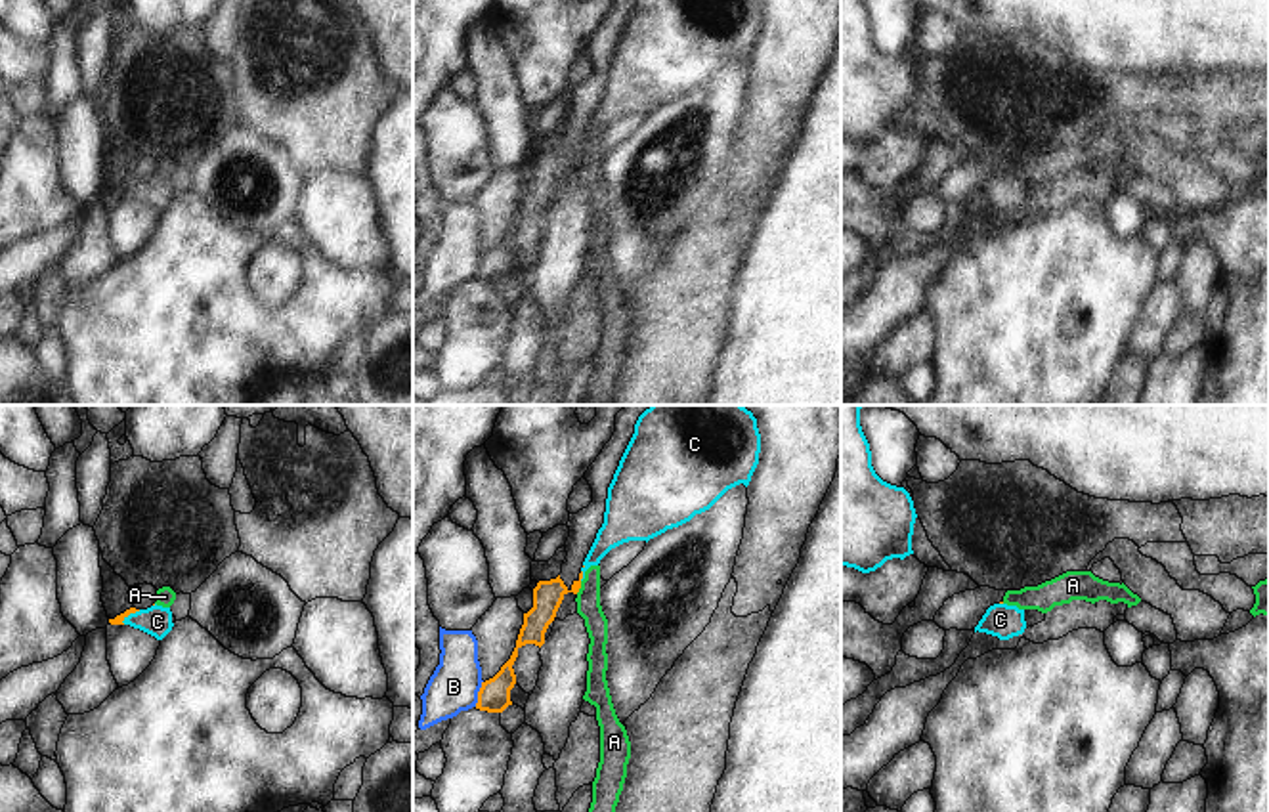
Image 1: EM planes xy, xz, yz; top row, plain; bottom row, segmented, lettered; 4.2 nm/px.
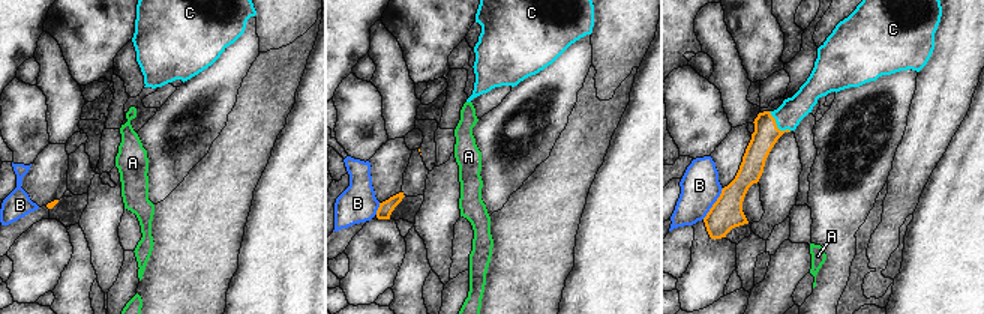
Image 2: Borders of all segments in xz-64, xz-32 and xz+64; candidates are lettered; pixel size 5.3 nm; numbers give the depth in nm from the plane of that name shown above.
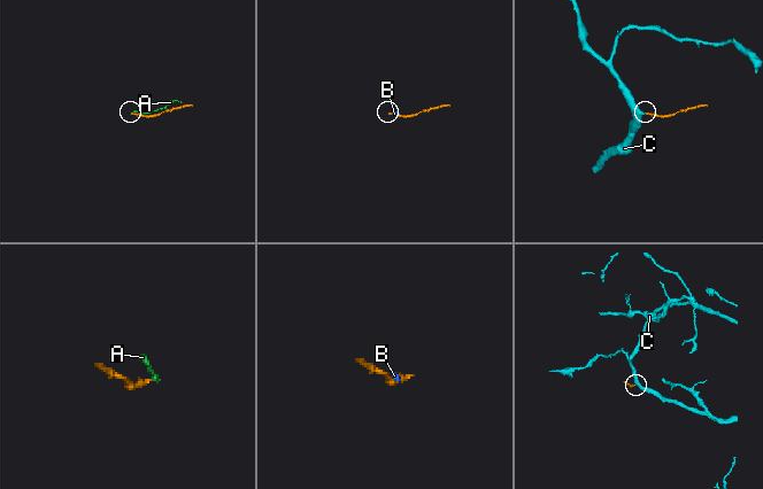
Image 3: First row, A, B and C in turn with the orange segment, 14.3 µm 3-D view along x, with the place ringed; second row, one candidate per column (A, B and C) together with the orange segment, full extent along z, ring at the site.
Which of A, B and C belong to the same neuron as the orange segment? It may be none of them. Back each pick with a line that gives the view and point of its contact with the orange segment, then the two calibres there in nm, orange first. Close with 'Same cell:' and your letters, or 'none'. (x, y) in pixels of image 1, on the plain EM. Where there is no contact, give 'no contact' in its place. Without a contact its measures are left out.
C: meets orange in xz at (581, 144); 130 nm thick on the orange side, 150 nm on the other
Same cell: C

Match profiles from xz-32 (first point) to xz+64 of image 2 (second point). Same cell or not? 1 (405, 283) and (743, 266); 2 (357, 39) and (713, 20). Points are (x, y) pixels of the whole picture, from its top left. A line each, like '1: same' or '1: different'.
1: same
2: different

